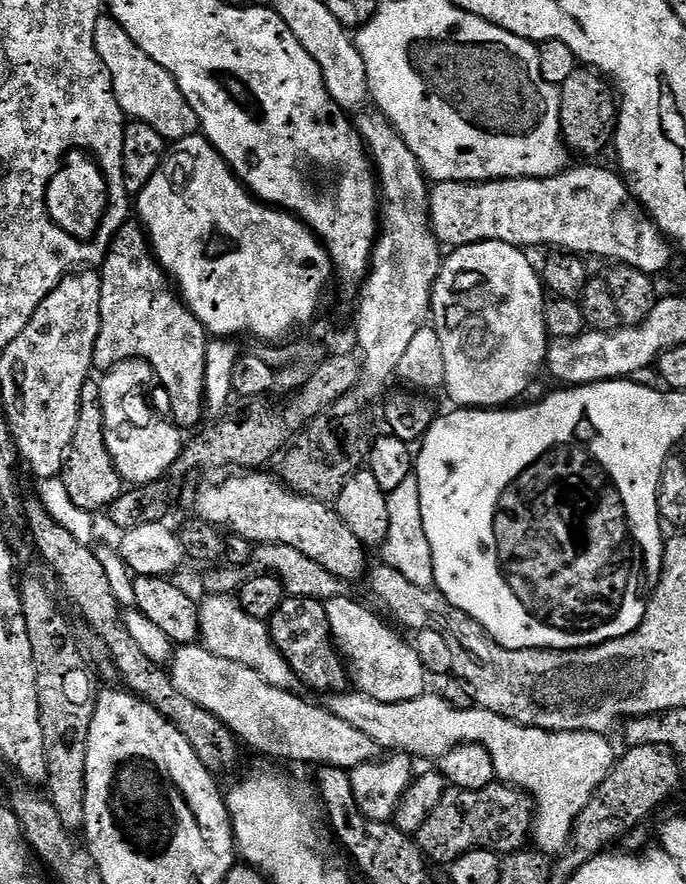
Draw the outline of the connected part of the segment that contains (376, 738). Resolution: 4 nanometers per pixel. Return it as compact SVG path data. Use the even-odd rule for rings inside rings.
M349 690L333 695L329 700L332 700L326 704L329 712L342 718L342 722L350 722L350 726L362 730L362 734L368 735L380 750L392 748L388 750L407 753L412 758L421 756L424 760L436 762L442 754L446 754L446 750L459 744L486 746L486 750L490 750L490 758L494 758L497 781L511 784L531 796L536 810L534 844L536 840L535 847L549 858L559 857L572 843L572 825L575 824L578 814L582 814L584 807L592 801L593 794L598 790L598 786L602 786L614 763L612 744L607 735L598 732L547 732L541 728L522 726L479 706L470 709L452 708L450 702L444 700L440 694L425 694L406 702L387 704L370 698L364 692Z

